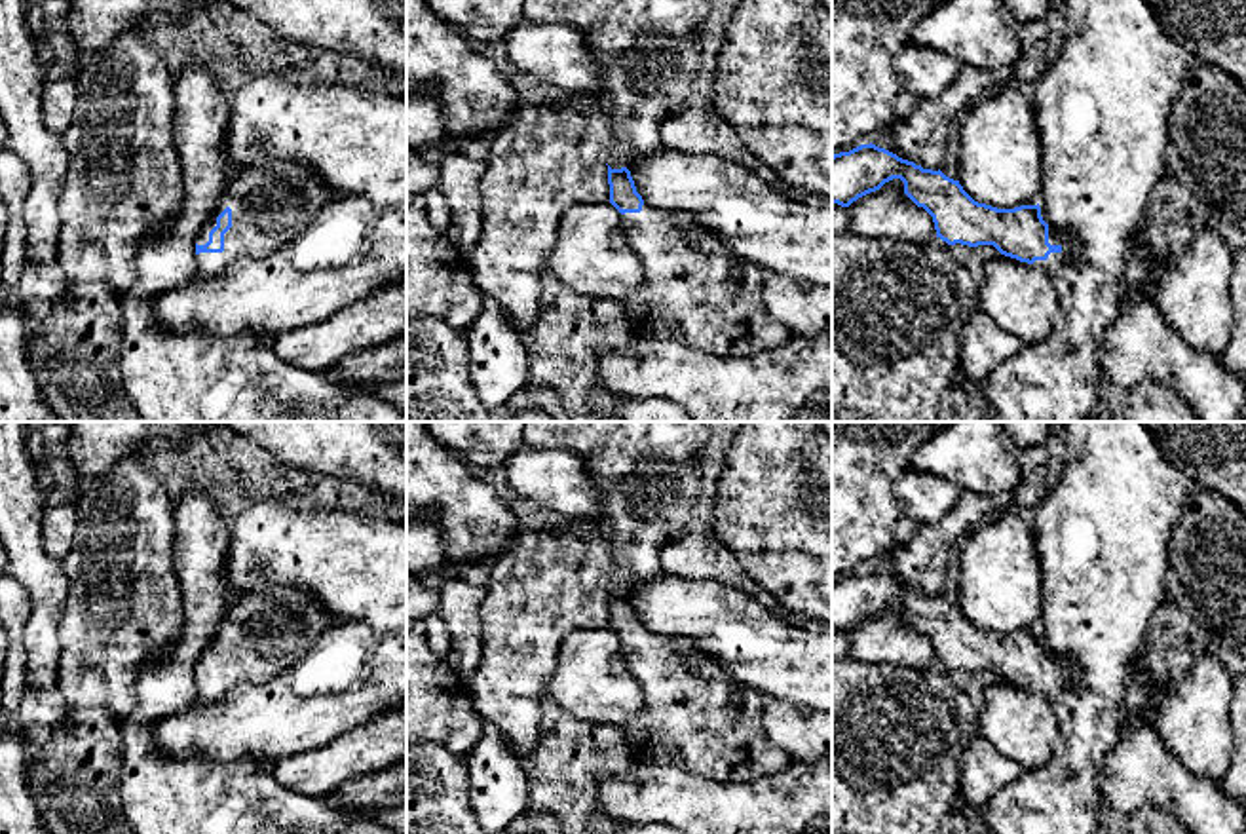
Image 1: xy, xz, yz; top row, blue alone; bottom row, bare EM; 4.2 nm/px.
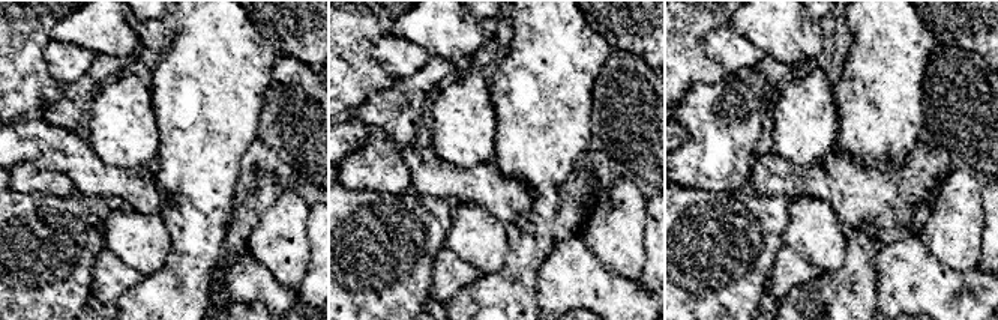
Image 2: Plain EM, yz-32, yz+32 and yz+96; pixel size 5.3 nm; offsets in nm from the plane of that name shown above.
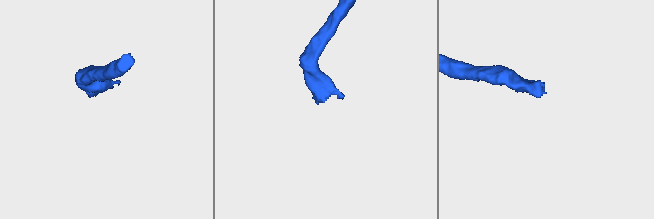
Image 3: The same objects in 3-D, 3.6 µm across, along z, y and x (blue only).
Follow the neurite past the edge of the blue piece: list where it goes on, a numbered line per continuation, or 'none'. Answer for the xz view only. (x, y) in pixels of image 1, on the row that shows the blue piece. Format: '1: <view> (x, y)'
1: xz (696, 291)

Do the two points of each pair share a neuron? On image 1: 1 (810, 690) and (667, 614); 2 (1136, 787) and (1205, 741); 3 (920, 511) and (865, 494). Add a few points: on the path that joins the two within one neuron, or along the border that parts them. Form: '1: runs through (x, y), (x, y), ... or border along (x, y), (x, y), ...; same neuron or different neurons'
1: runs through (774, 660), (726, 624), (703, 614); same neuron
2: border along (1151, 726), (1161, 741), (1191, 772), (1218, 783); different neurons
3: border along (906, 466), (895, 479), (893, 496), (916, 525); different neurons

